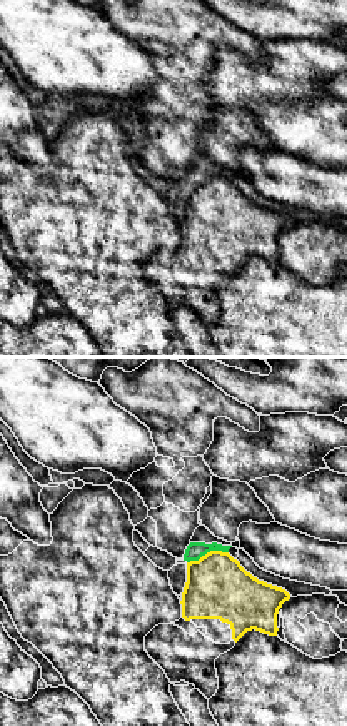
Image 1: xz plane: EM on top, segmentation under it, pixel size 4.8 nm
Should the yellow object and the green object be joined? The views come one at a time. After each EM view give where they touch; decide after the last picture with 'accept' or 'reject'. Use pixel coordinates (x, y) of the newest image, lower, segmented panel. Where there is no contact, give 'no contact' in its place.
meets yellow at (207, 553)

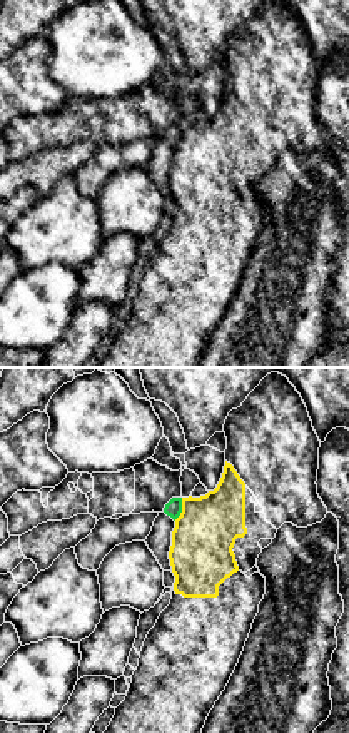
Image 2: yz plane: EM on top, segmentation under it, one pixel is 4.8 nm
meets yellow at (182, 510)

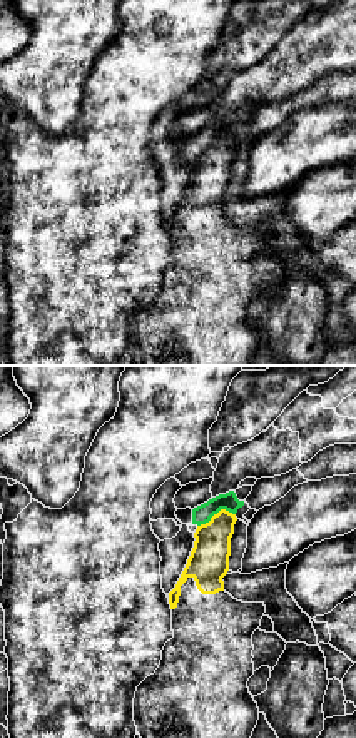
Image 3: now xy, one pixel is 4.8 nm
meets yellow at (218, 513)

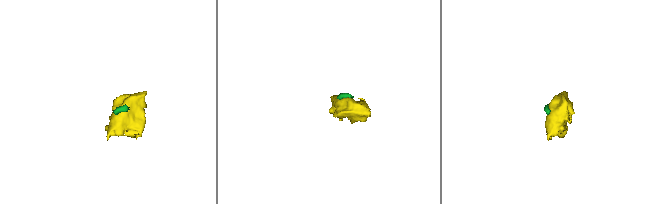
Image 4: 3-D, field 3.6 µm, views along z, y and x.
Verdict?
reject

